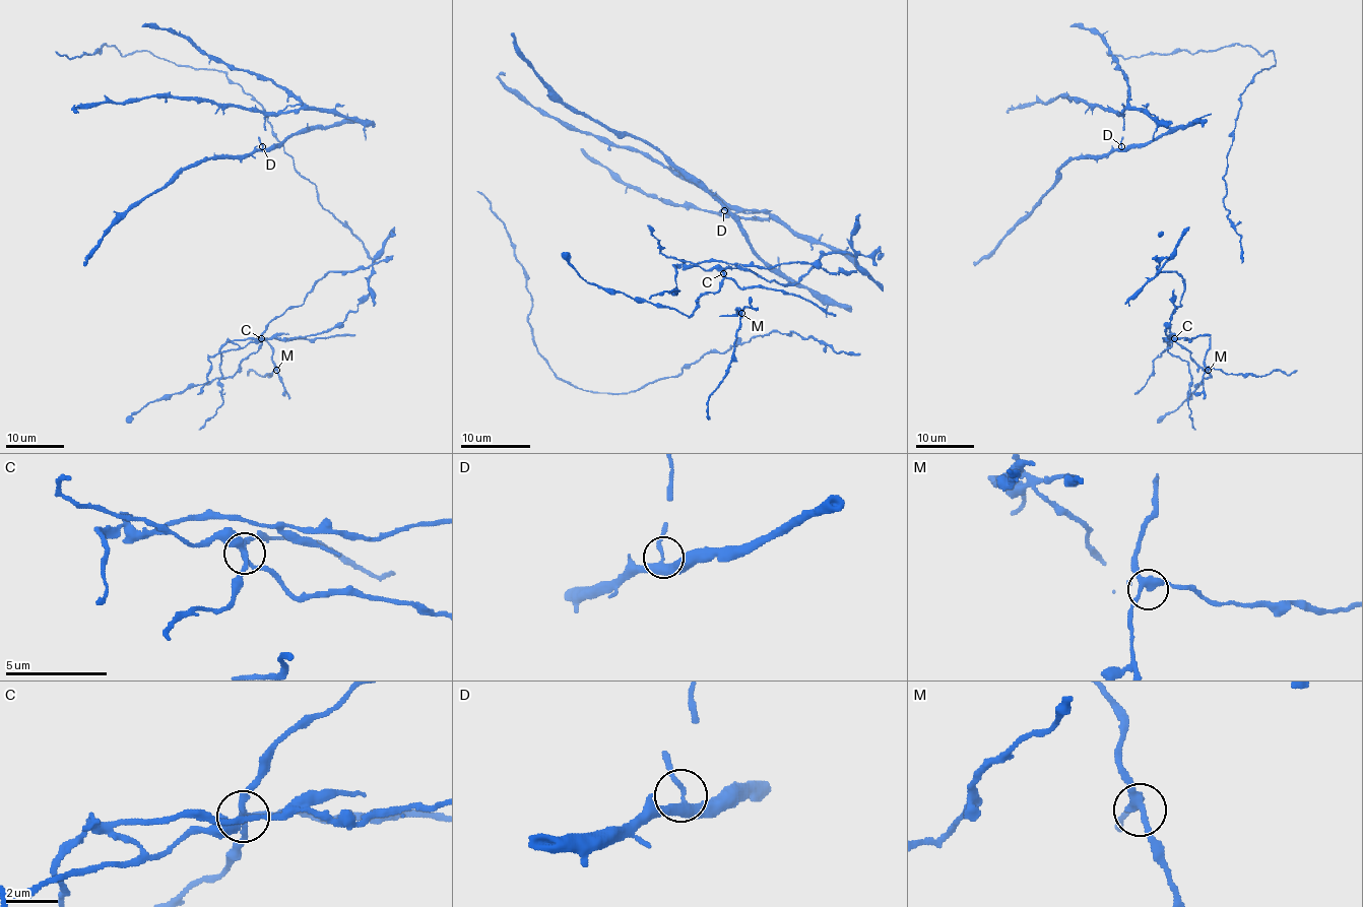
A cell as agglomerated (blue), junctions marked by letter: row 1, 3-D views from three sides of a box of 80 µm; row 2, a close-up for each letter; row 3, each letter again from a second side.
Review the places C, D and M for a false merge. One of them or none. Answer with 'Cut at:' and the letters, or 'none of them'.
Cut at: C

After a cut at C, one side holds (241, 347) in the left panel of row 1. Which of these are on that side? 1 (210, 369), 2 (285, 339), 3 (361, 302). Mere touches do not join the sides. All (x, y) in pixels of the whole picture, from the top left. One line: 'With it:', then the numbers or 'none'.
With it: 1, 2, 3

